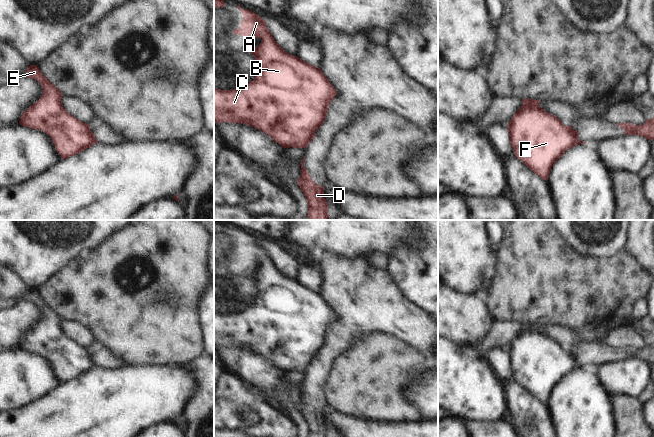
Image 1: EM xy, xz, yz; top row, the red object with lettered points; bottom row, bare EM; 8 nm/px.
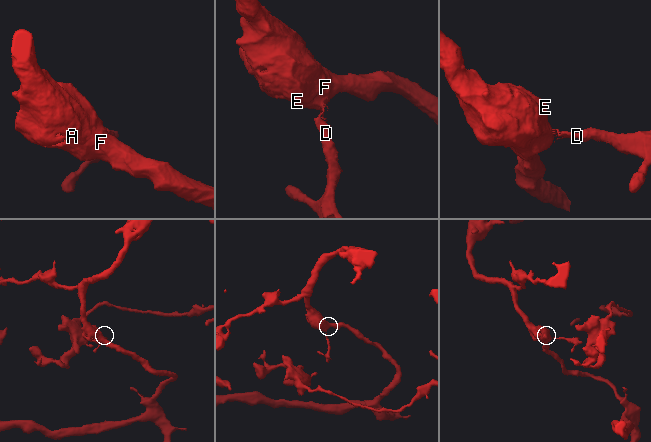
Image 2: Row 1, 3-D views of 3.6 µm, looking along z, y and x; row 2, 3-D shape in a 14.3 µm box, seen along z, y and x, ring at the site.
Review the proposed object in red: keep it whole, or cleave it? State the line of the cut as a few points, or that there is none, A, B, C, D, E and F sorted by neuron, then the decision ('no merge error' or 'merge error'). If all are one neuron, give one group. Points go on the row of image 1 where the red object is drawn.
xz (314, 132), (305, 146) | A B C E F / D | merge error

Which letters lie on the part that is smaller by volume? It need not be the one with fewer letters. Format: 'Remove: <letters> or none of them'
Remove: D

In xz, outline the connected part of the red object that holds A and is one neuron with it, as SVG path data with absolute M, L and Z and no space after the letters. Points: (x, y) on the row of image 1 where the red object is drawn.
M238 4L237 8L243 14L243 20L241 26L234 29L233 34L240 34L243 38L254 35L262 39L257 47L252 44L244 44L243 46L245 51L250 52L255 57L257 75L253 81L242 88L233 90L214 88L214 123L229 122L250 125L268 134L275 143L280 144L283 148L305 148L310 137L324 123L328 107L337 95L337 91L320 68L301 60L298 56L285 52L280 47L269 31L266 20L251 10L241 9L240 4Z

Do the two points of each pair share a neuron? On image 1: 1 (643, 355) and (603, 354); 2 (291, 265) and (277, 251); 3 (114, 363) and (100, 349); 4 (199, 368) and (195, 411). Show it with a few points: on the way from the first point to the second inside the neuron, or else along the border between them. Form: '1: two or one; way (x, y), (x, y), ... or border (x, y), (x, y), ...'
1: one; way (633, 354), (613, 354)
2: one; way (288, 262), (280, 254)
3: one; way (111, 360), (103, 352)
4: one; way (203, 379), (203, 400)

